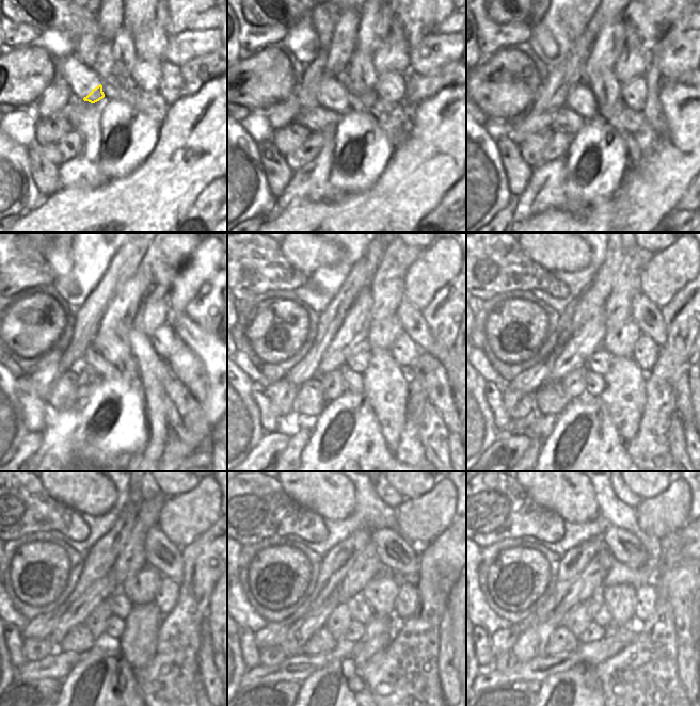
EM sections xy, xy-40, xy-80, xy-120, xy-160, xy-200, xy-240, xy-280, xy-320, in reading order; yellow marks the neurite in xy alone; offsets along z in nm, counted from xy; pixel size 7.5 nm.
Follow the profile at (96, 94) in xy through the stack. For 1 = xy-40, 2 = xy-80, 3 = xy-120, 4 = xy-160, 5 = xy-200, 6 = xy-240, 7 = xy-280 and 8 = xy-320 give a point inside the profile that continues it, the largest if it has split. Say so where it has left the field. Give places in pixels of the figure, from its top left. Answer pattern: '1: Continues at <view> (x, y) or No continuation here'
1: Continues at xy-40 (336, 100)
2: Continues at xy-80 (581, 99)
3: Continues at xy-120 (111, 347)
4: Continues at xy-160 (358, 360)
5: Continues at xy-200 (599, 363)
6: Continues at xy-240 (120, 605)
7: Continues at xy-280 (360, 609)
8: Continues at xy-320 (602, 616).

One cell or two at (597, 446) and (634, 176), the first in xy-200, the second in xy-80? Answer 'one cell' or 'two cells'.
two cells

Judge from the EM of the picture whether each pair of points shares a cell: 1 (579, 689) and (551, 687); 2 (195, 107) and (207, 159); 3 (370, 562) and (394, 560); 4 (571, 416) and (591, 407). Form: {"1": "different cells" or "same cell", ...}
{"1": "same cell", "2": "same cell", "3": "different cells", "4": "same cell"}

